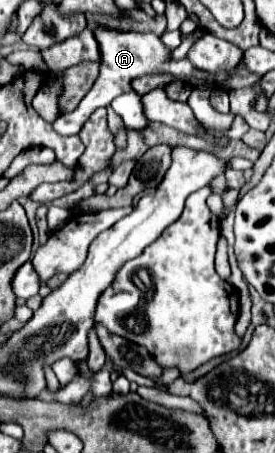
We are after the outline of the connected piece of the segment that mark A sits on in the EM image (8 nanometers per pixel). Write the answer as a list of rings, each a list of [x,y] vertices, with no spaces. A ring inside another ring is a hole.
[[[96,28],[94,32],[98,44],[100,44],[100,54],[102,54],[102,62],[100,62],[100,76],[96,78],[94,86],[90,88],[90,92],[80,100],[80,104],[68,112],[68,114],[60,114],[56,118],[56,122],[52,124],[54,130],[62,136],[74,136],[80,132],[82,124],[88,120],[88,116],[100,108],[100,106],[108,106],[116,96],[120,96],[122,92],[130,92],[132,88],[132,80],[144,76],[144,74],[170,74],[174,80],[178,82],[186,82],[190,78],[196,80],[204,80],[210,88],[224,88],[228,78],[232,76],[232,72],[202,72],[198,68],[194,68],[194,64],[190,64],[188,56],[176,60],[172,58],[172,50],[162,42],[160,36],[156,34],[138,34],[138,32],[116,32],[116,30],[106,30],[106,28]]]

